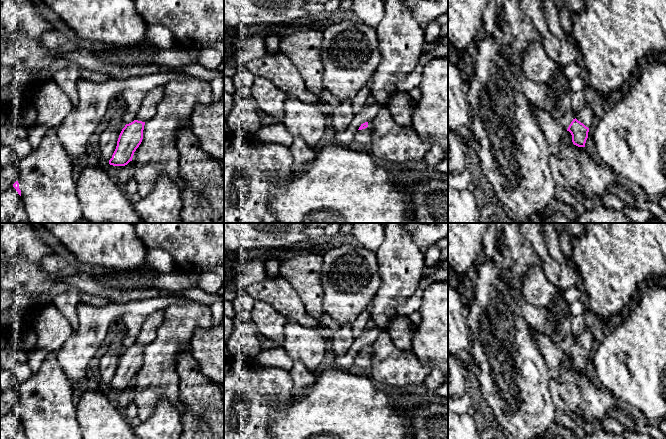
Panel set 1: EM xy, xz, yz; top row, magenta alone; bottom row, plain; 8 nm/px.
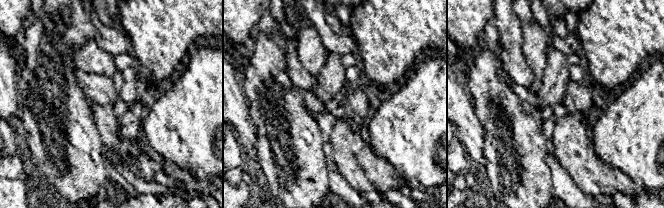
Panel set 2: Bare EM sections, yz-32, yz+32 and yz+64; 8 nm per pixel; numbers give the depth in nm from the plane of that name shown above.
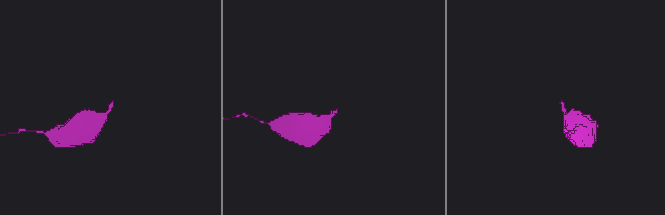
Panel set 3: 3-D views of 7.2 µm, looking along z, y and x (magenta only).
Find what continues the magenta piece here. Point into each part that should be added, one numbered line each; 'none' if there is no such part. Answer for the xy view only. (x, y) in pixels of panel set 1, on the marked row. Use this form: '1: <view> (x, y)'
1: xy (151, 99)

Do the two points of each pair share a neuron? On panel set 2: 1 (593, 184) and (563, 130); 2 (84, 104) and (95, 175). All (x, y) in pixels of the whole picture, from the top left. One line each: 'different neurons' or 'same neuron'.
1: same neuron
2: same neuron

